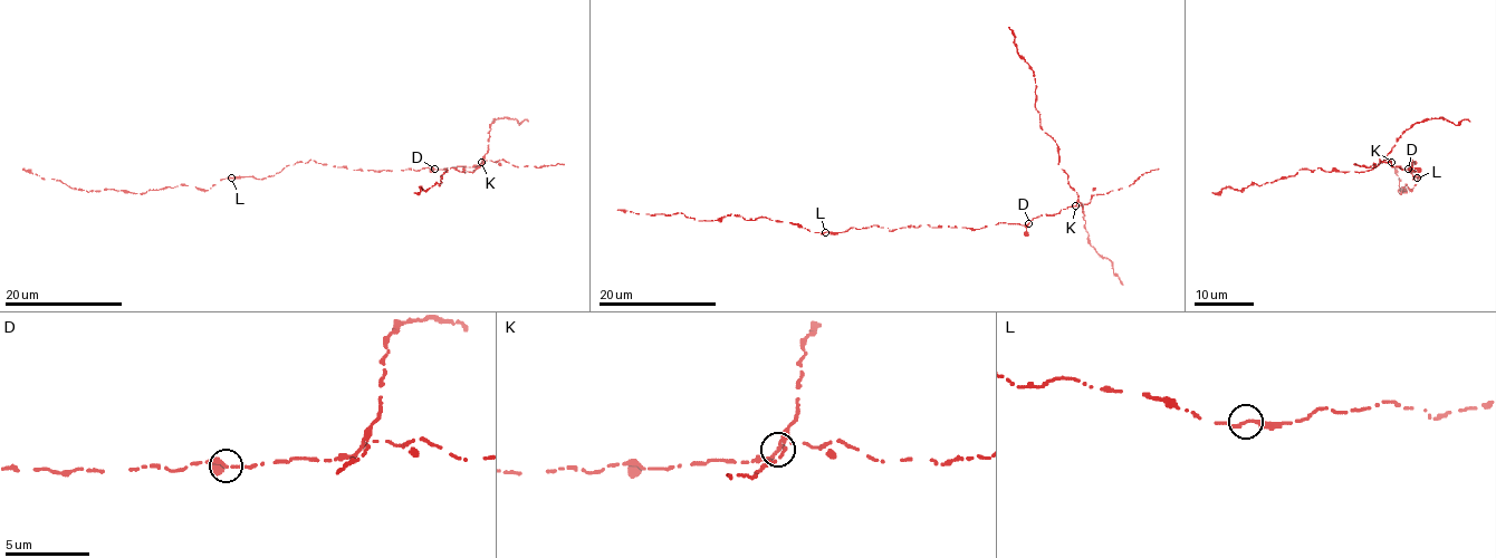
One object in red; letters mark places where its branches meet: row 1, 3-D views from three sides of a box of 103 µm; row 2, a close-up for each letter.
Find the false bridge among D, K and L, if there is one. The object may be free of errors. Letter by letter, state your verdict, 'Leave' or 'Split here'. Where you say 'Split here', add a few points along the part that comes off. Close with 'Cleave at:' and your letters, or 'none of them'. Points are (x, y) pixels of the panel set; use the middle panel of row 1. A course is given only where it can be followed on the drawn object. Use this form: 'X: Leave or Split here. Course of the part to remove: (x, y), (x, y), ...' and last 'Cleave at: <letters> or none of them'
D: Leave
K: Split here. Course of the part to remove: (1076, 205), (1077, 198), (1058, 164), (1056, 144), (1042, 128), (1035, 107), (1035, 75), (1018, 54), (1008, 27)
L: Leave
Cleave at: K

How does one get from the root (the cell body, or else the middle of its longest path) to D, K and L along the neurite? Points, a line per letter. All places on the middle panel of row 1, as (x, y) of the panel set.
D: (931, 228), (979, 229), (998, 223), (1028, 223)
K: (931, 228), (979, 229), (998, 223), (1026, 224), (1042, 214), (1056, 214), (1063, 209), (1076, 205)
L: (931, 228), (920, 224), (890, 230), (872, 224), (825, 232)

